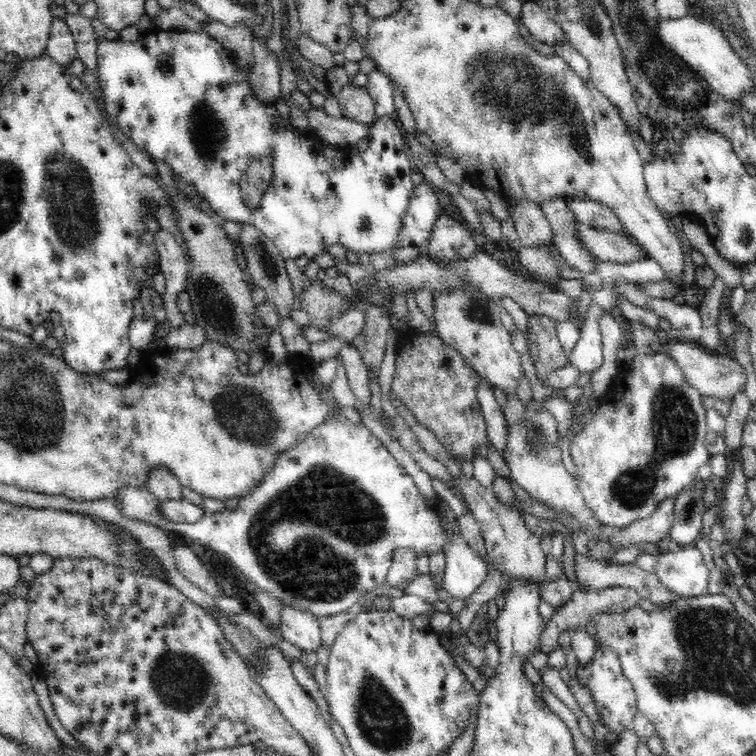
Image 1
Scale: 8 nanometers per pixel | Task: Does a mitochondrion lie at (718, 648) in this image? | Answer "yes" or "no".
yes

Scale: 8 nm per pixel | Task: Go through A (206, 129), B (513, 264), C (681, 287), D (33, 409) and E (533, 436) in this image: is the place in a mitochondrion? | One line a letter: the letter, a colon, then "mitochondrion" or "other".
A: mitochondrion
B: other
C: other
D: mitochondrion
E: mitochondrion

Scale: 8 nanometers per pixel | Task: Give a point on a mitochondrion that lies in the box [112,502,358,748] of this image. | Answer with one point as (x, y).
(191, 676)

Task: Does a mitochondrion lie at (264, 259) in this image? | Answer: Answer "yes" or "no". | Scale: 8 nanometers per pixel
yes

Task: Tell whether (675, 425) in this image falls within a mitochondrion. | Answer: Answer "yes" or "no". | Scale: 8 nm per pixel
yes

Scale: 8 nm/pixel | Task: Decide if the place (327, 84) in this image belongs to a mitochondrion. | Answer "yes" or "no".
no

